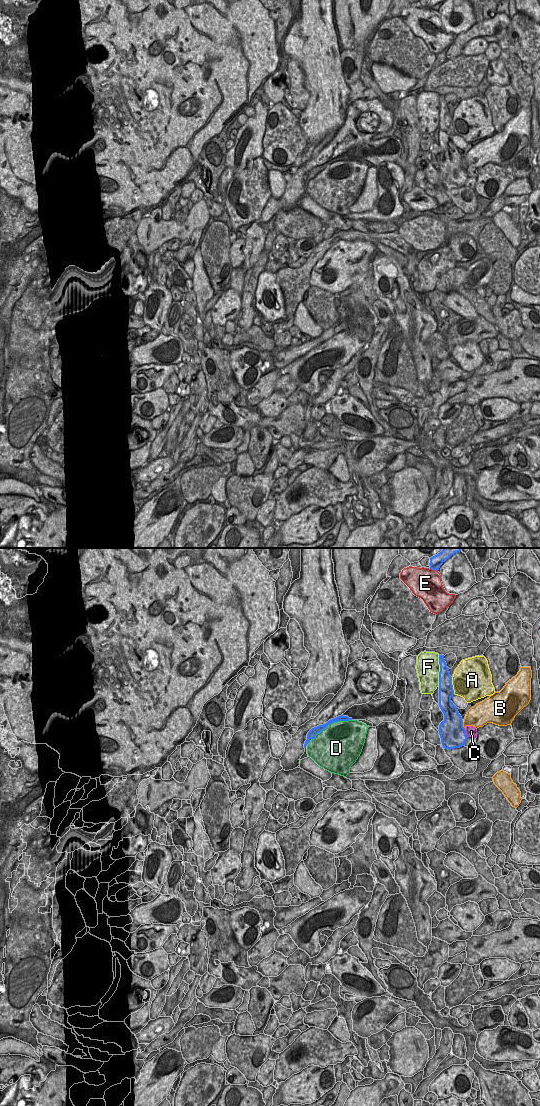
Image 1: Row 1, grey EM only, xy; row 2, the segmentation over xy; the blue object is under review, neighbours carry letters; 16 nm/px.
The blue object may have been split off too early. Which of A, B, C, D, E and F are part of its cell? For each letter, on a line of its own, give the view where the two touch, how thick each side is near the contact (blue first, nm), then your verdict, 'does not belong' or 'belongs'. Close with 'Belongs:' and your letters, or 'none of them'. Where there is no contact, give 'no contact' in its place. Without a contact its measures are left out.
A: contact in xy; calibres 240 and 500 nm; does not belong
B: contact in xy; calibres 420 and 280 nm; does not belong
C: contact in xy; calibres 420 and 170 nm; does not belong
D: contact in xy; calibres 120 and 480 nm; does not belong
E: contact in xy; calibres 200 and 460 nm; does not belong
F: contact in xy; calibres 220 and 380 nm; does not belong
Belongs: none of them

